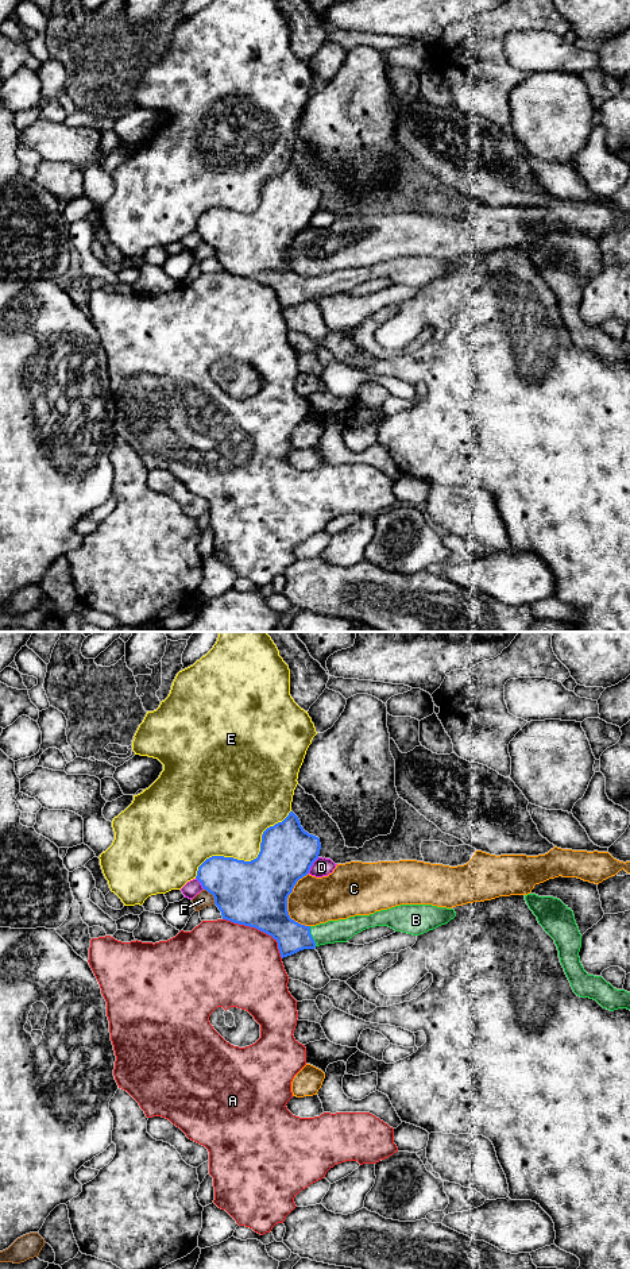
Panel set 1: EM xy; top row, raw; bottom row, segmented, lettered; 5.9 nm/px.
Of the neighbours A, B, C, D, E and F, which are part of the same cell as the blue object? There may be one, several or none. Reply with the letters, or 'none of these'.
B

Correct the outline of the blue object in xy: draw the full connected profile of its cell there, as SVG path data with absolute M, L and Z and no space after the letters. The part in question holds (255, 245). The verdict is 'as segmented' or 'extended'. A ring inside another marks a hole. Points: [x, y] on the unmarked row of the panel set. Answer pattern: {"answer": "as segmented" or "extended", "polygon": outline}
{"answer": "extended", "polygon": "M289 167L262 186L260 204L251 213L233 209L212 208L197 223L196 231L214 250L223 271L255 279L278 294L281 309L291 308L304 301L335 294L347 294L355 286L375 278L389 278L395 284L413 288L424 286L456 269L453 261L432 256L401 256L370 267L355 267L347 271L328 273L316 278L305 278L290 270L287 250L299 231L306 228L321 201L320 190L309 186L301 178L298 169Z"}

